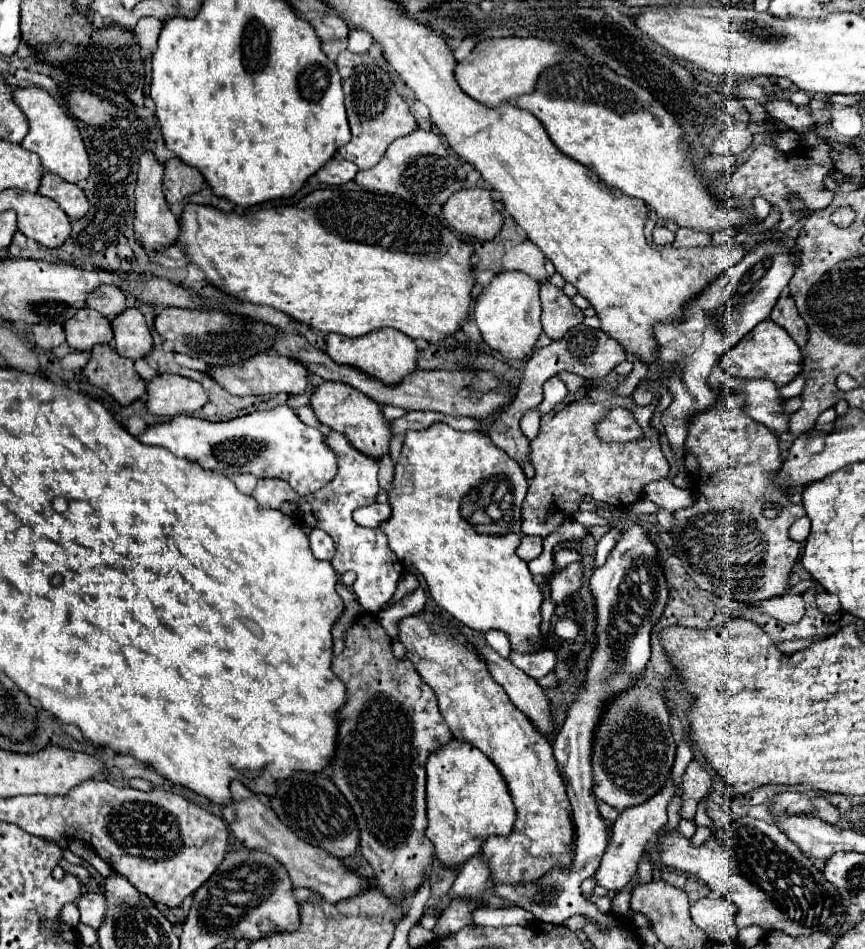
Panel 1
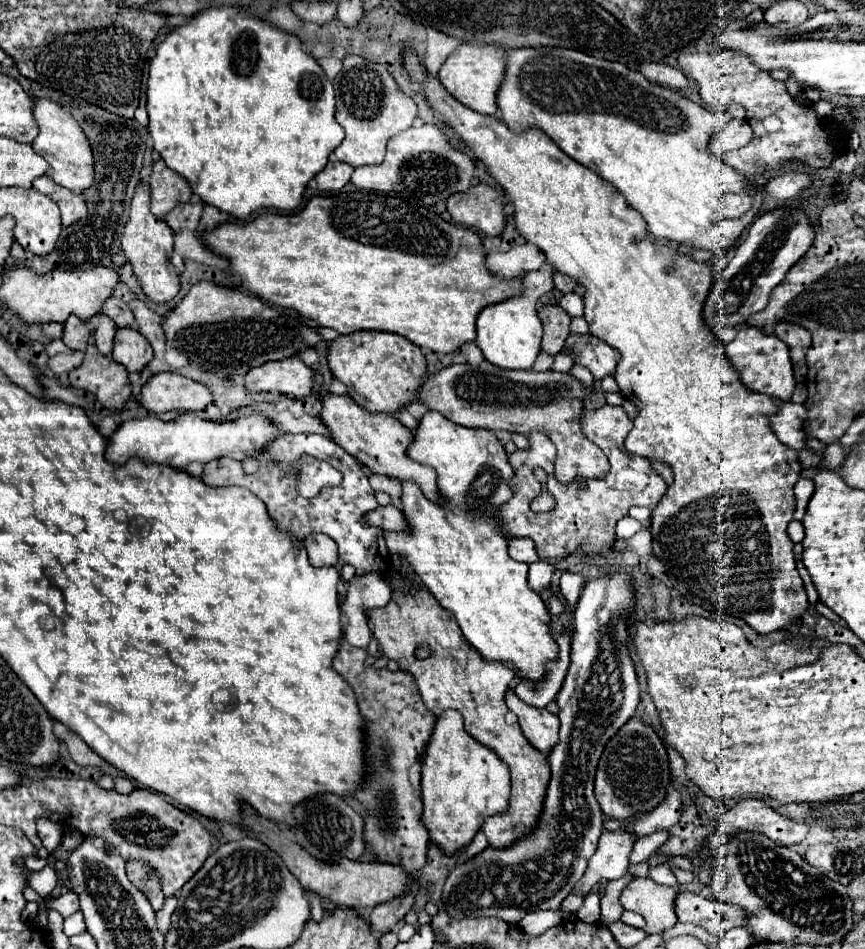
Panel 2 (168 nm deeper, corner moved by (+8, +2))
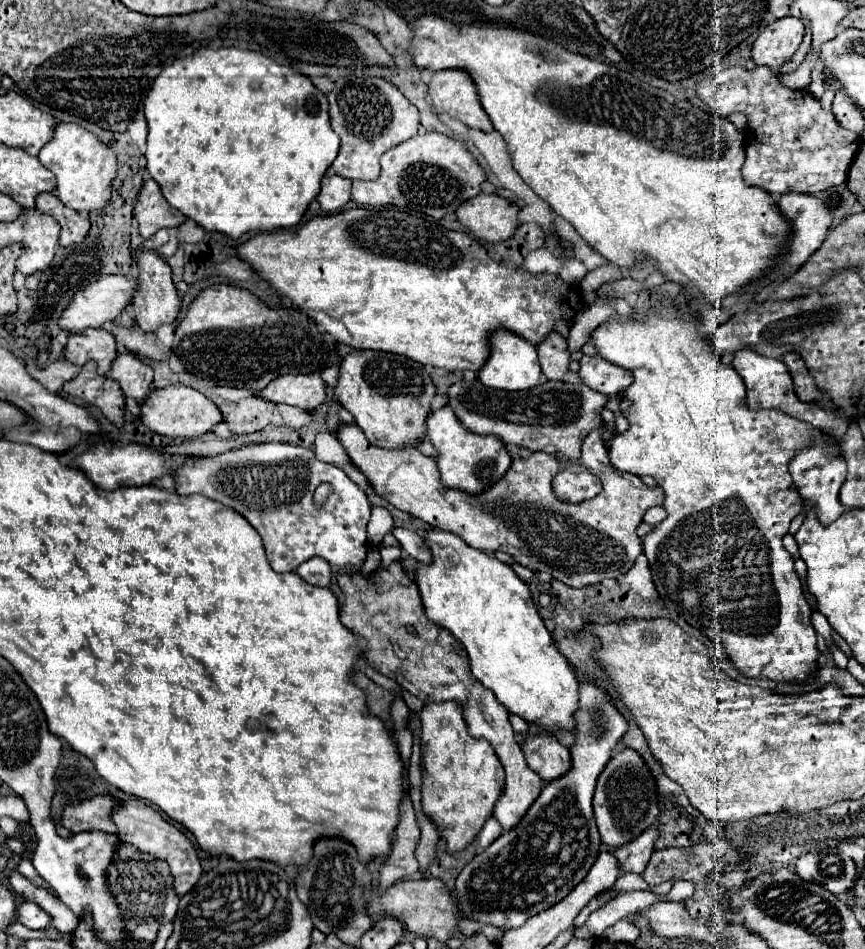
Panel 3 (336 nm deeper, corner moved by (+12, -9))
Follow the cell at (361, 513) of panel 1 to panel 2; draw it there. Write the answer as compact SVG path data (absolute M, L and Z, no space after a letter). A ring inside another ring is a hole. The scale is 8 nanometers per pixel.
M379 505L377 509L365 513L363 515L363 521L367 525L379 527L383 531L405 531L407 529L407 523L403 519L403 513L395 505L385 505L385 507Z

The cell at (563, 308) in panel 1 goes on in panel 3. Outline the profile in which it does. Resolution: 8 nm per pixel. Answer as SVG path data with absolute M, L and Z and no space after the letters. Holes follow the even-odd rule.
M551 332L551 336L539 344L539 364L547 380L565 380L569 372L571 354L567 350L567 340L559 332Z

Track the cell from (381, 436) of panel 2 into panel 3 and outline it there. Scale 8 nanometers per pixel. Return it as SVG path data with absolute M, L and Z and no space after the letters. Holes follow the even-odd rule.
M345 424L339 428L337 438L345 446L347 454L351 456L353 464L367 476L373 490L391 502L395 508L425 520L429 526L447 530L463 538L471 548L483 550L483 552L507 552L515 562L521 566L533 570L533 572L549 572L551 576L559 576L559 582L571 586L571 588L585 588L593 586L605 580L617 580L621 574L625 574L637 560L639 554L643 554L643 542L637 536L637 526L643 522L643 516L649 508L661 506L663 492L661 488L647 488L641 478L633 474L623 474L615 468L611 468L607 446L603 442L603 428L591 432L583 440L583 450L579 456L579 464L583 464L591 474L595 474L601 480L601 492L591 498L577 504L561 502L553 494L553 476L561 470L561 462L555 460L555 456L547 452L533 452L527 460L519 458L513 460L511 468L503 474L499 482L495 482L491 488L479 492L479 494L467 494L461 490L453 490L441 484L437 462L429 456L423 456L417 448L401 448L401 450L383 450L379 446L373 446L361 428L357 424Z

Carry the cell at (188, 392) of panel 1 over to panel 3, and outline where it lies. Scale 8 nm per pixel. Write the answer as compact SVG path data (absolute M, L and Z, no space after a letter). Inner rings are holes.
M171 384L167 388L161 390L153 390L149 394L149 398L141 404L141 420L143 424L161 434L161 436L169 436L169 438L199 438L207 432L213 432L215 424L219 424L223 420L221 410L201 392L183 386L183 384Z

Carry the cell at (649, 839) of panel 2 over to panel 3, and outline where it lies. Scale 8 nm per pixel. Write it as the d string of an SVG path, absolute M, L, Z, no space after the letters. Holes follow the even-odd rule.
M623 874L623 878L619 878L611 888L609 894L611 896L619 896L623 892L631 892L631 890L647 890L647 882L639 876L639 874Z

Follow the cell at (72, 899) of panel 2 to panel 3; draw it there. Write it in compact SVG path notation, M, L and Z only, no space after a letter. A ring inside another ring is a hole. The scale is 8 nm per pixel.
M21 902L15 914L15 920L21 922L23 926L31 928L31 930L43 930L49 926L49 914L45 914L37 904L33 902Z

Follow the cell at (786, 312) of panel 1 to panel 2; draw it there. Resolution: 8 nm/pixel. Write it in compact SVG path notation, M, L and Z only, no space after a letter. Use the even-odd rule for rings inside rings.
M779 321L775 331L773 331L781 341L785 341L789 345L791 351L791 361L793 361L793 369L795 369L795 377L797 381L803 381L807 375L807 365L805 365L805 353L811 345L811 333L799 325L787 323L787 321Z

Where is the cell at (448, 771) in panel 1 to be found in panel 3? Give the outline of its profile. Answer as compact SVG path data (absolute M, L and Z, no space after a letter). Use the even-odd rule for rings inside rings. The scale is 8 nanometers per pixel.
M425 704L419 712L419 718L423 742L423 810L435 824L443 828L441 836L447 840L449 852L463 850L473 842L503 794L505 772L497 754L493 752L493 746L485 738L473 738L467 732L461 704Z

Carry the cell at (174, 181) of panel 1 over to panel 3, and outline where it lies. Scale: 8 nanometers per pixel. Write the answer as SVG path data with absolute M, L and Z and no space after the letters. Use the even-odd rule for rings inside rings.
M147 180L139 192L137 204L133 208L133 220L143 238L151 238L161 228L177 228L185 222L185 216L171 208L159 190L155 180Z

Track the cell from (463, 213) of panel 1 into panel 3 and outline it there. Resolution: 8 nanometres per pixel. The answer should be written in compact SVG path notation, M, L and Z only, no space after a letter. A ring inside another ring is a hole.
M479 194L463 202L457 210L459 222L483 242L505 242L517 226L519 206L497 194Z

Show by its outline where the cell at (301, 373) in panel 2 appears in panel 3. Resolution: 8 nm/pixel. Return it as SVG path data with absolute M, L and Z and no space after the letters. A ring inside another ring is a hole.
M319 372L313 374L287 374L279 376L279 380L271 380L271 384L259 394L265 400L277 404L289 404L303 410L313 410L325 402L325 382Z

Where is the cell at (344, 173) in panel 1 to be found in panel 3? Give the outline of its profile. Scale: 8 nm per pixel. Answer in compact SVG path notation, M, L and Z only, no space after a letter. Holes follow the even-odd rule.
M327 172L321 182L321 192L317 196L321 208L325 212L337 212L351 200L351 180Z

